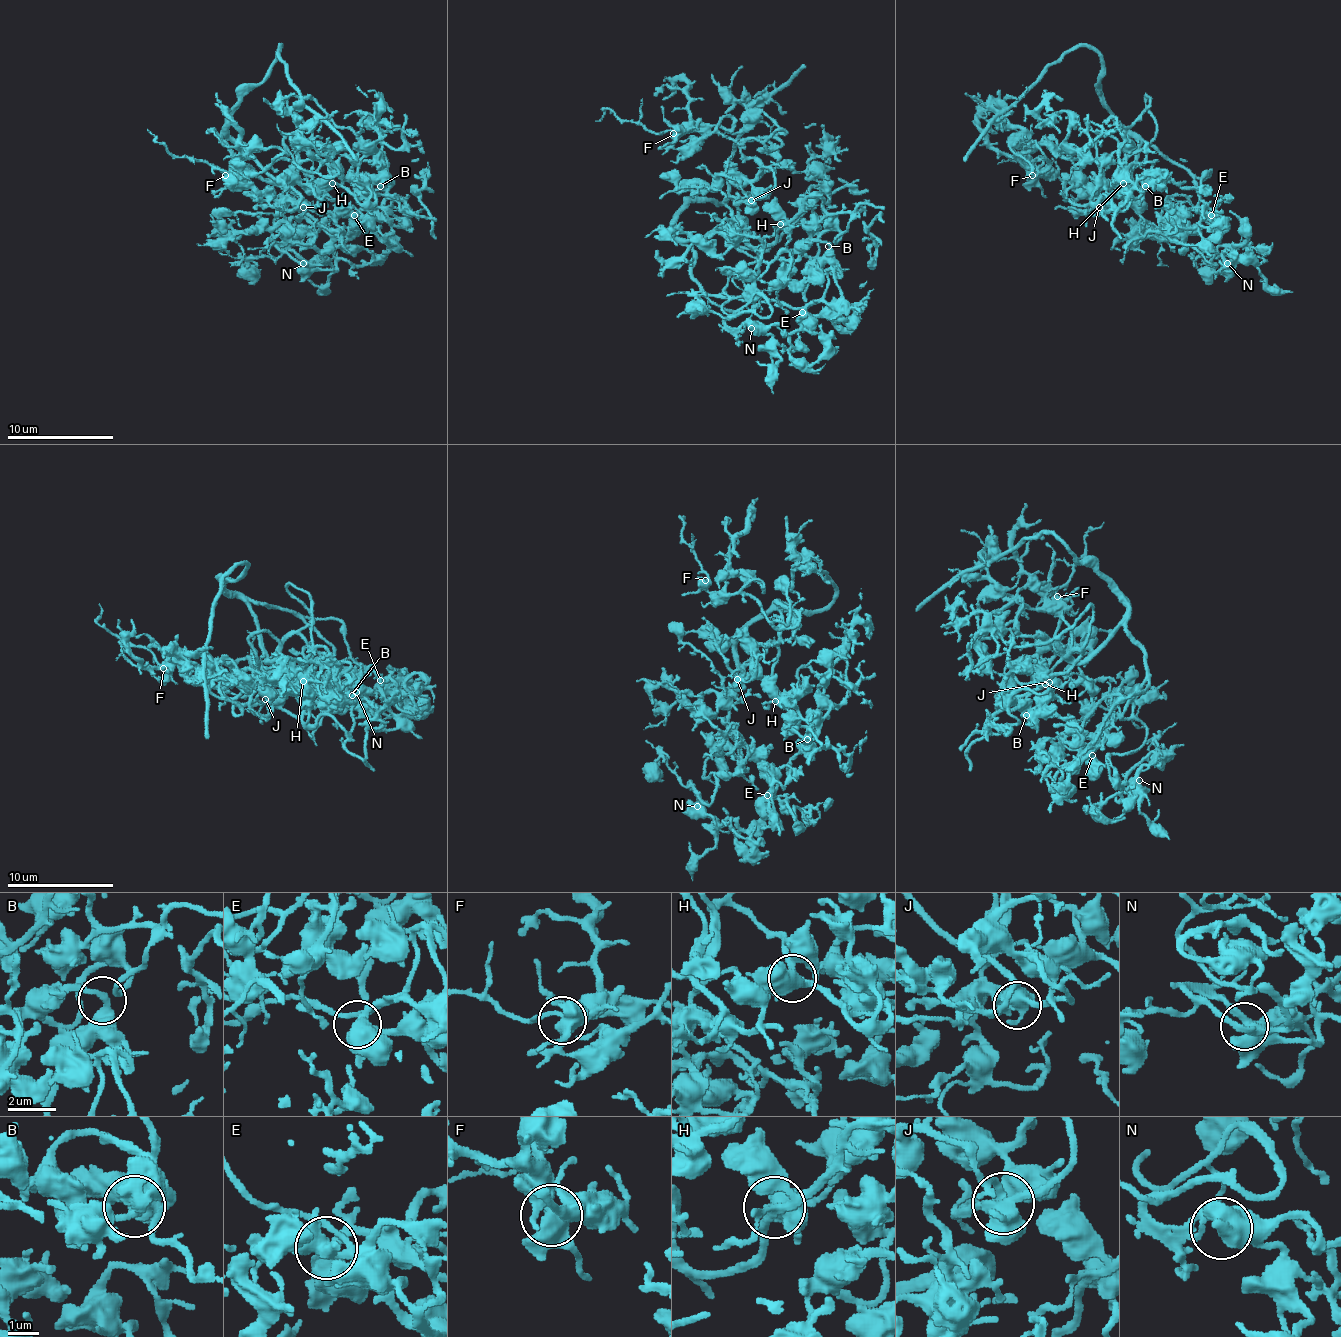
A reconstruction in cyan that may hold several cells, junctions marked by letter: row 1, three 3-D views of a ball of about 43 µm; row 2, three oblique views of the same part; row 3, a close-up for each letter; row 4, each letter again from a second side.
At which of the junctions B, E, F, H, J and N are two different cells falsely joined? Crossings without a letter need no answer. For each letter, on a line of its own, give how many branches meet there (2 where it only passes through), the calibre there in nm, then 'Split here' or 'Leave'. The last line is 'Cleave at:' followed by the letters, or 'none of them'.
B: Branches: 4. Thickness 280 nm. Leave
E: Branches: 5. Thickness 360 nm. Leave
F: Branches: 4. Thickness 400 nm. Leave
H: Branches: 5. Thickness 280 nm. Leave
J: Branches: 5. Thickness 440 nm. Leave
N: Branches: 4. Thickness 440 nm. Leave
Cleave at: none of them

